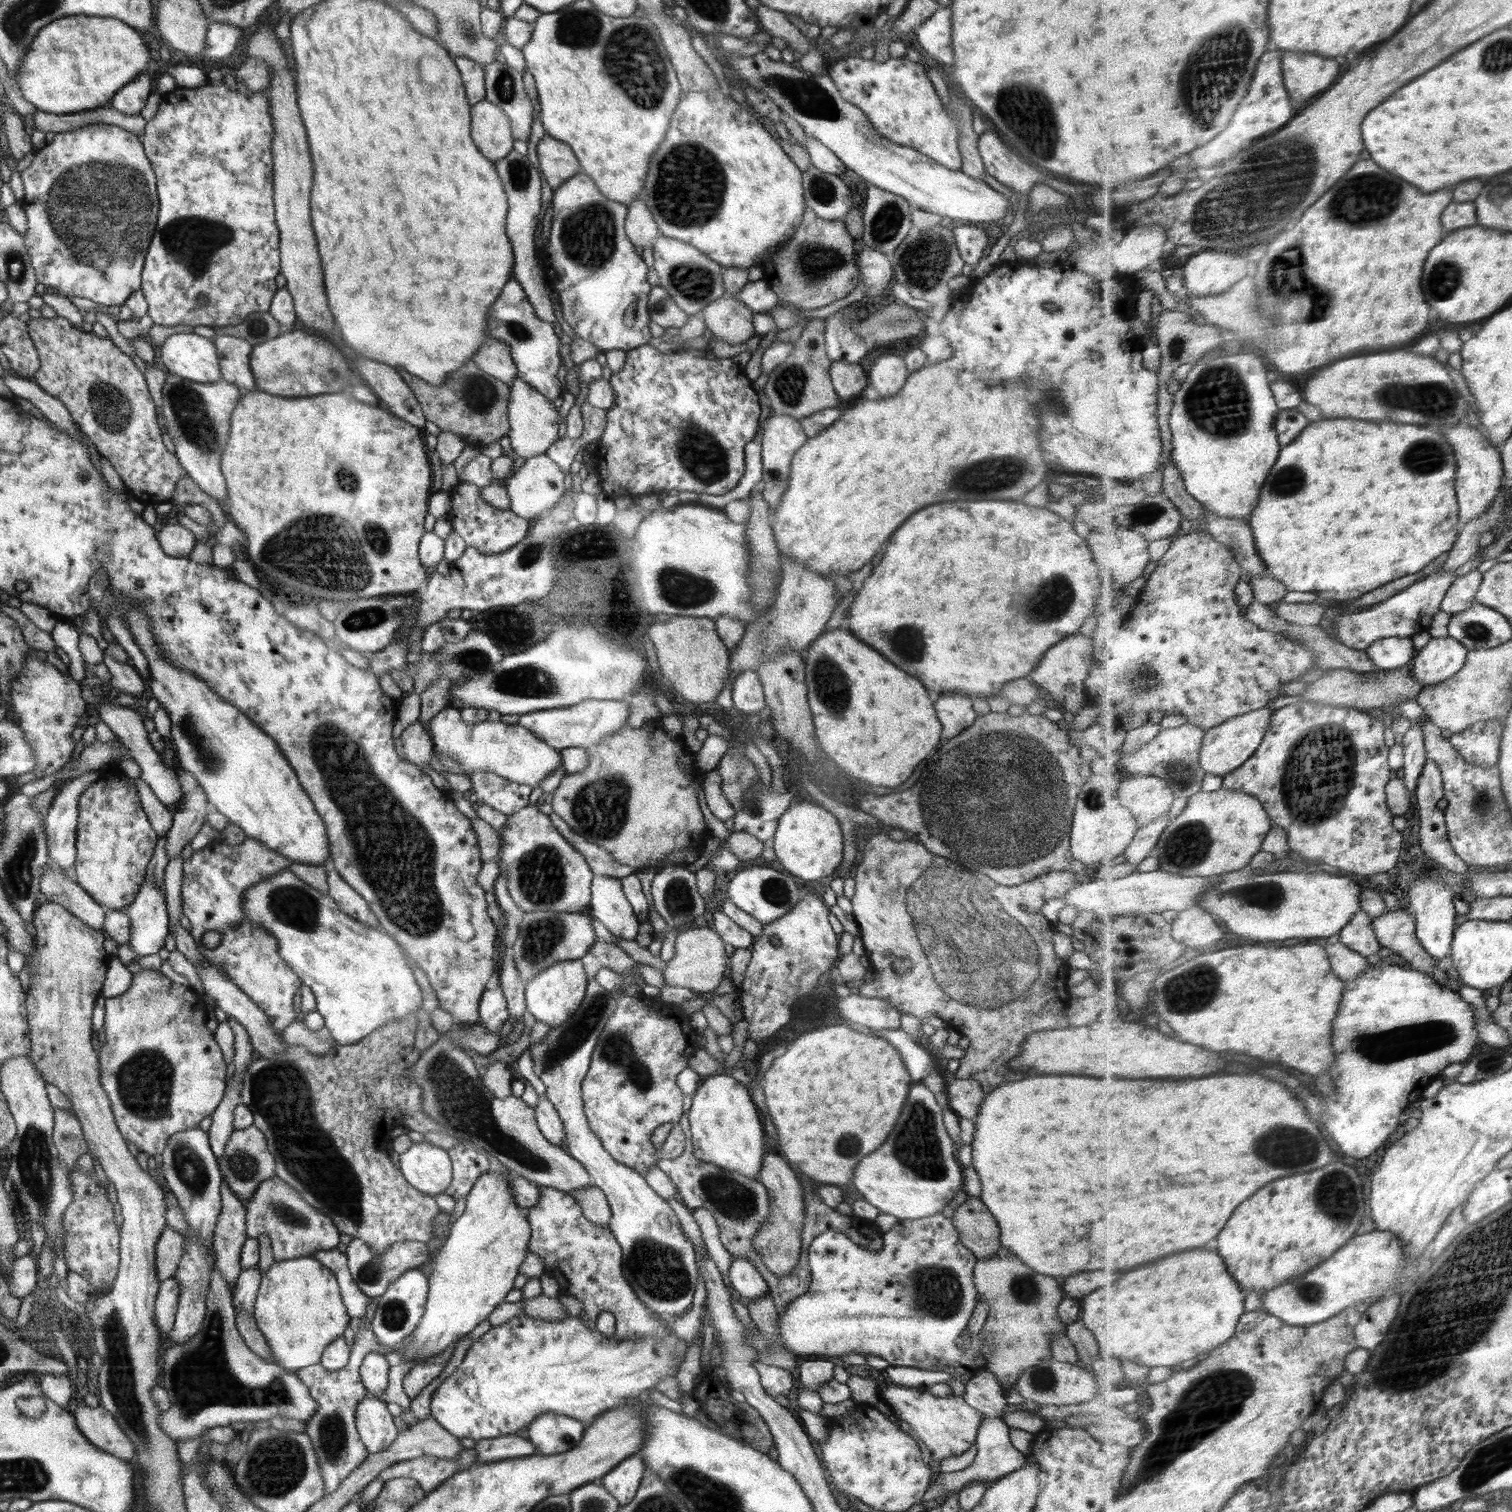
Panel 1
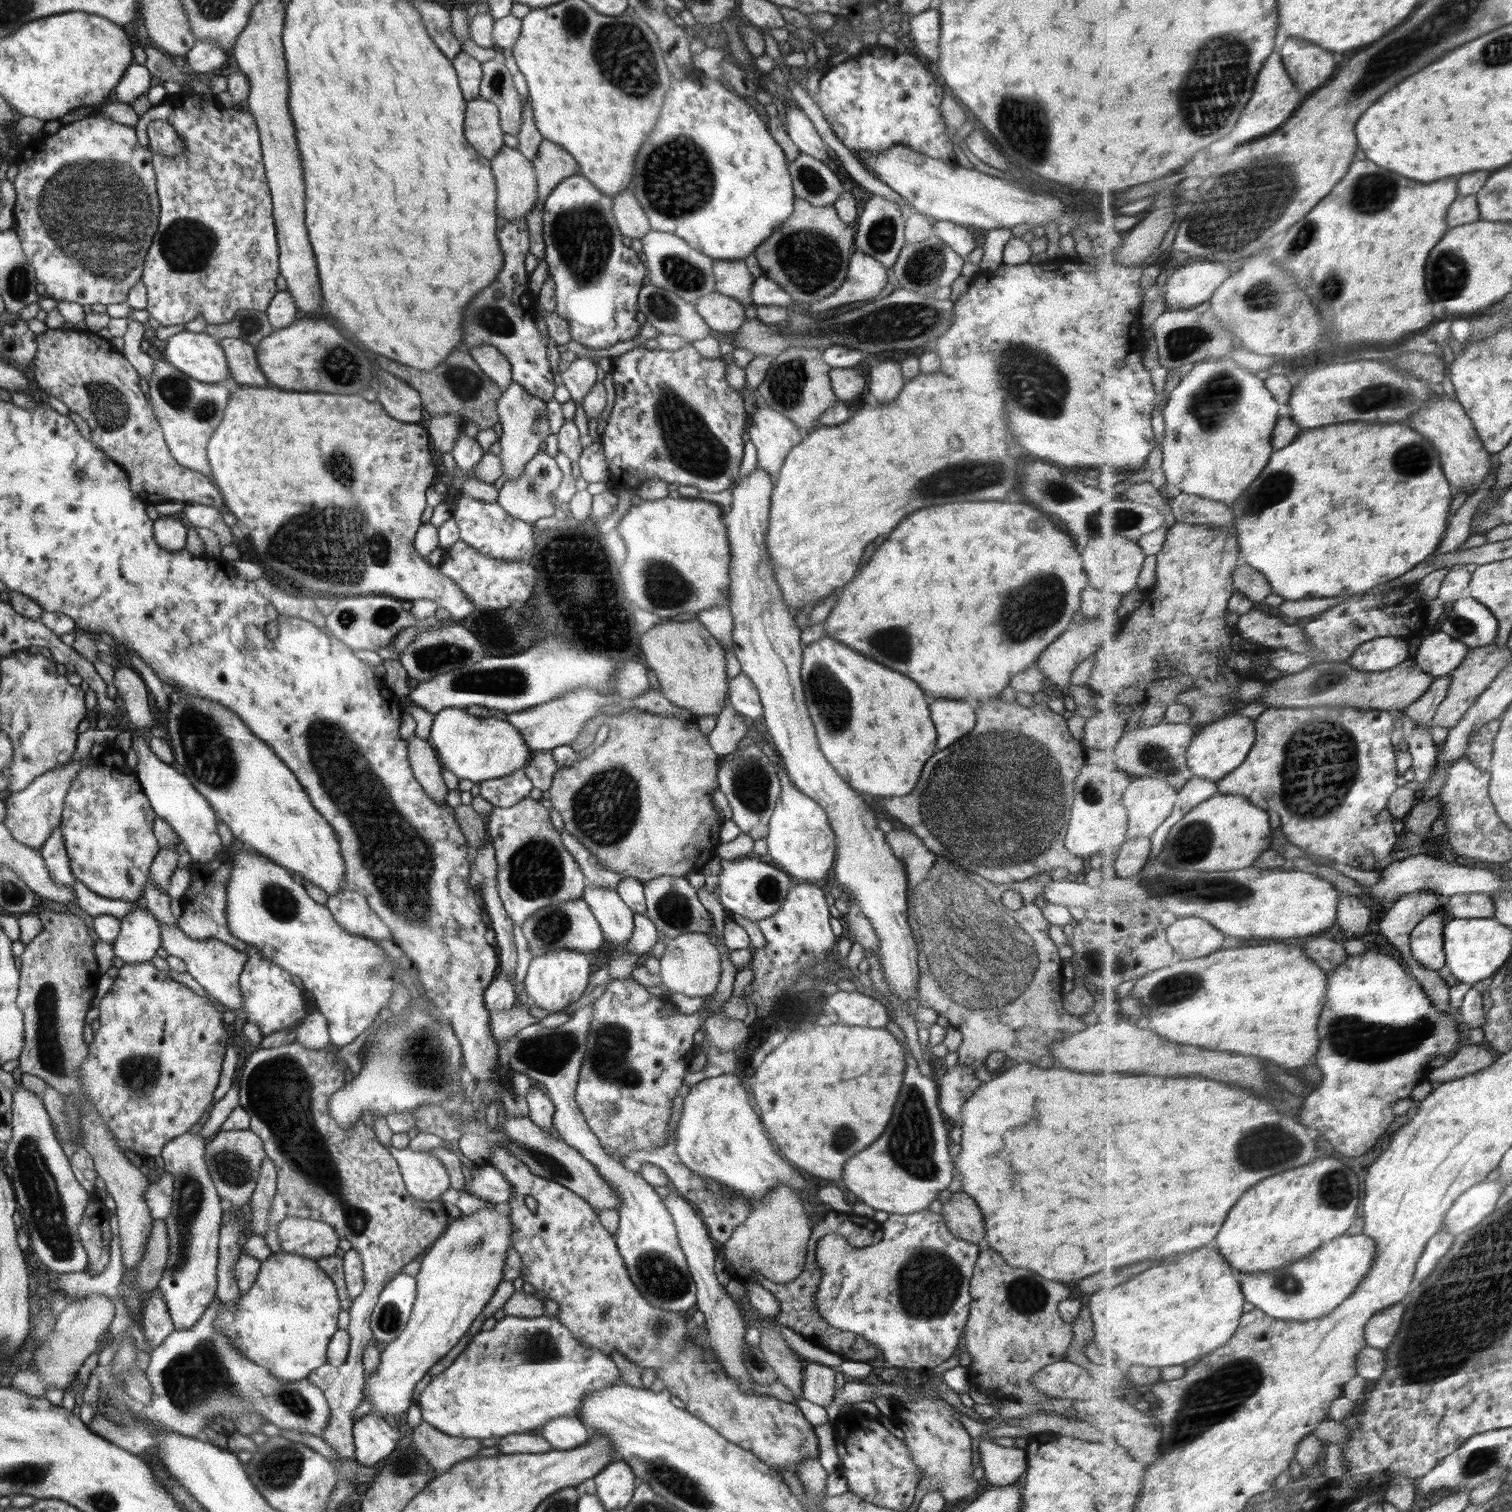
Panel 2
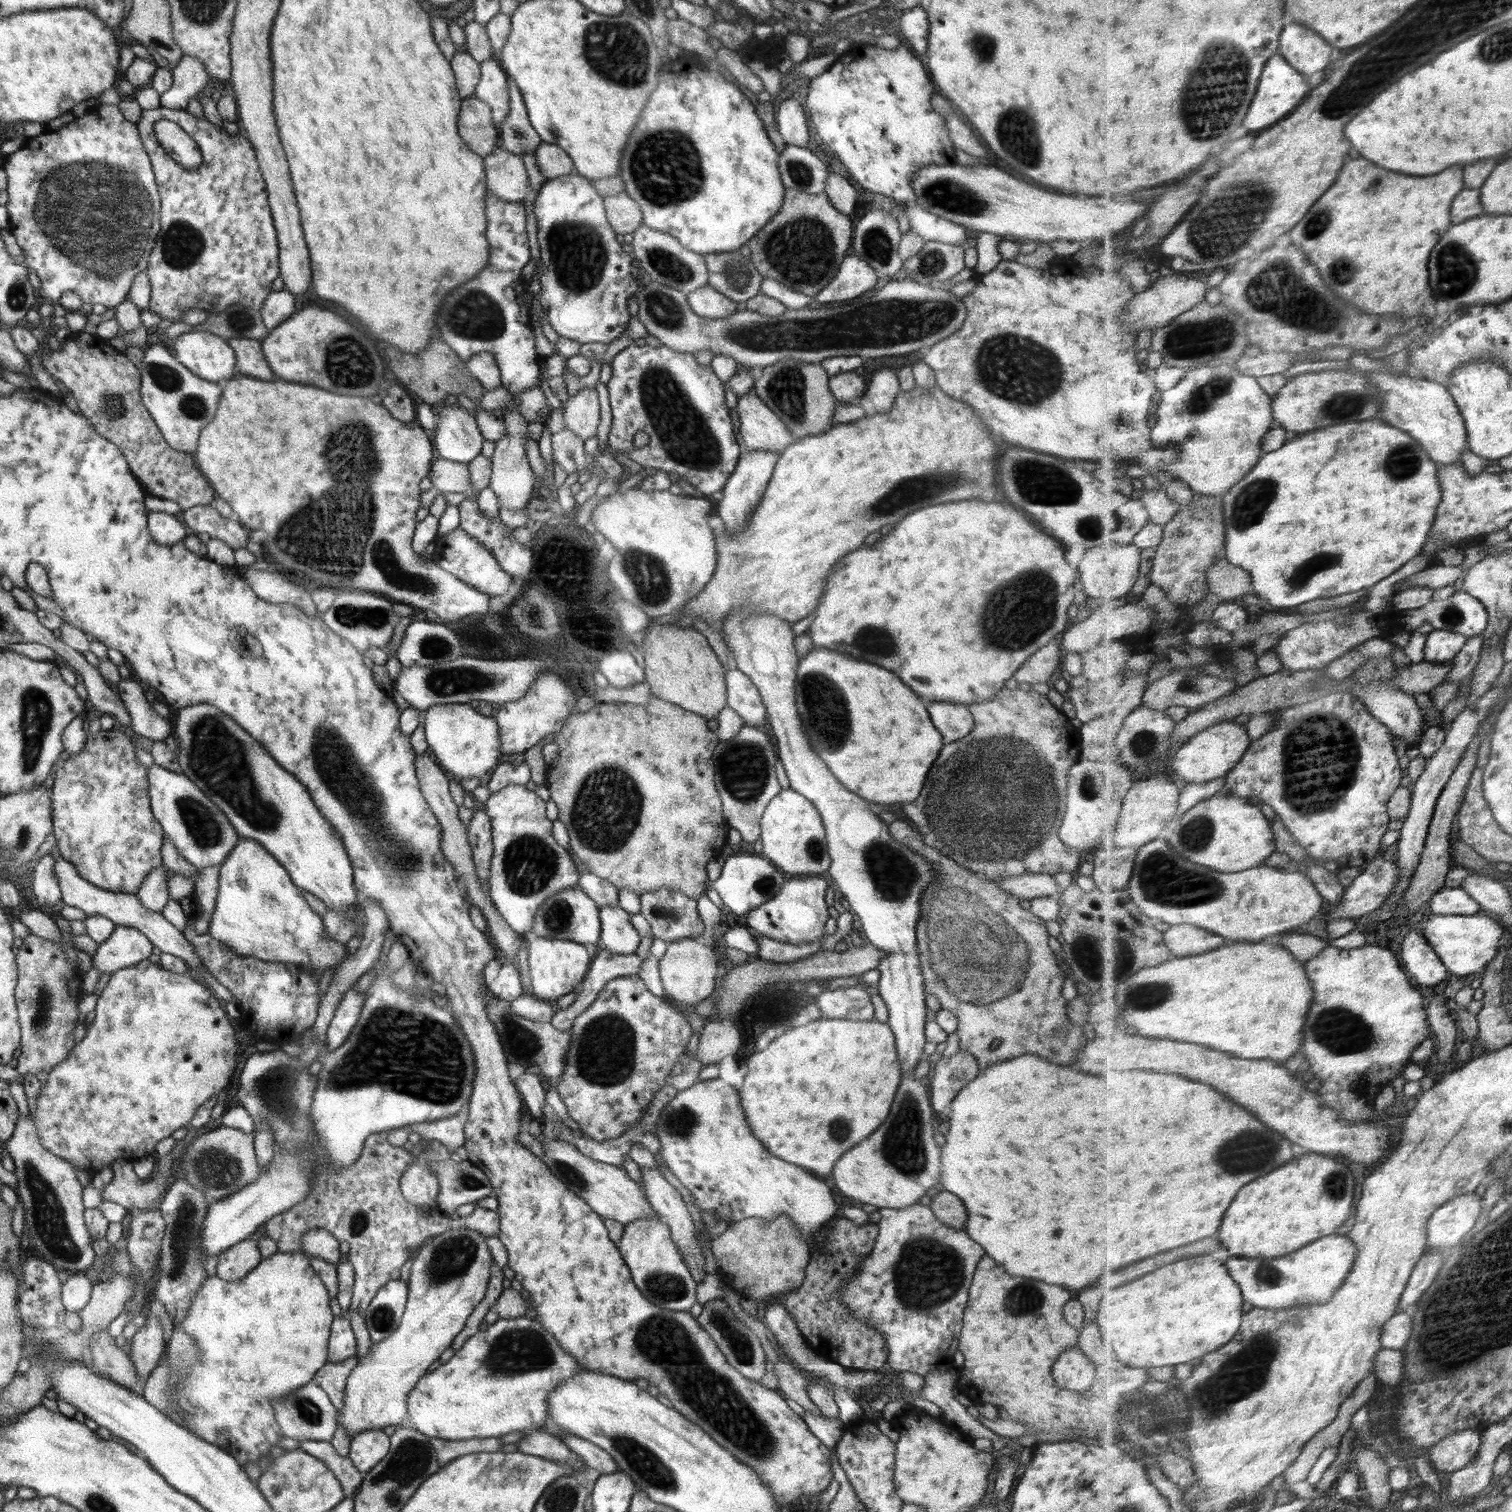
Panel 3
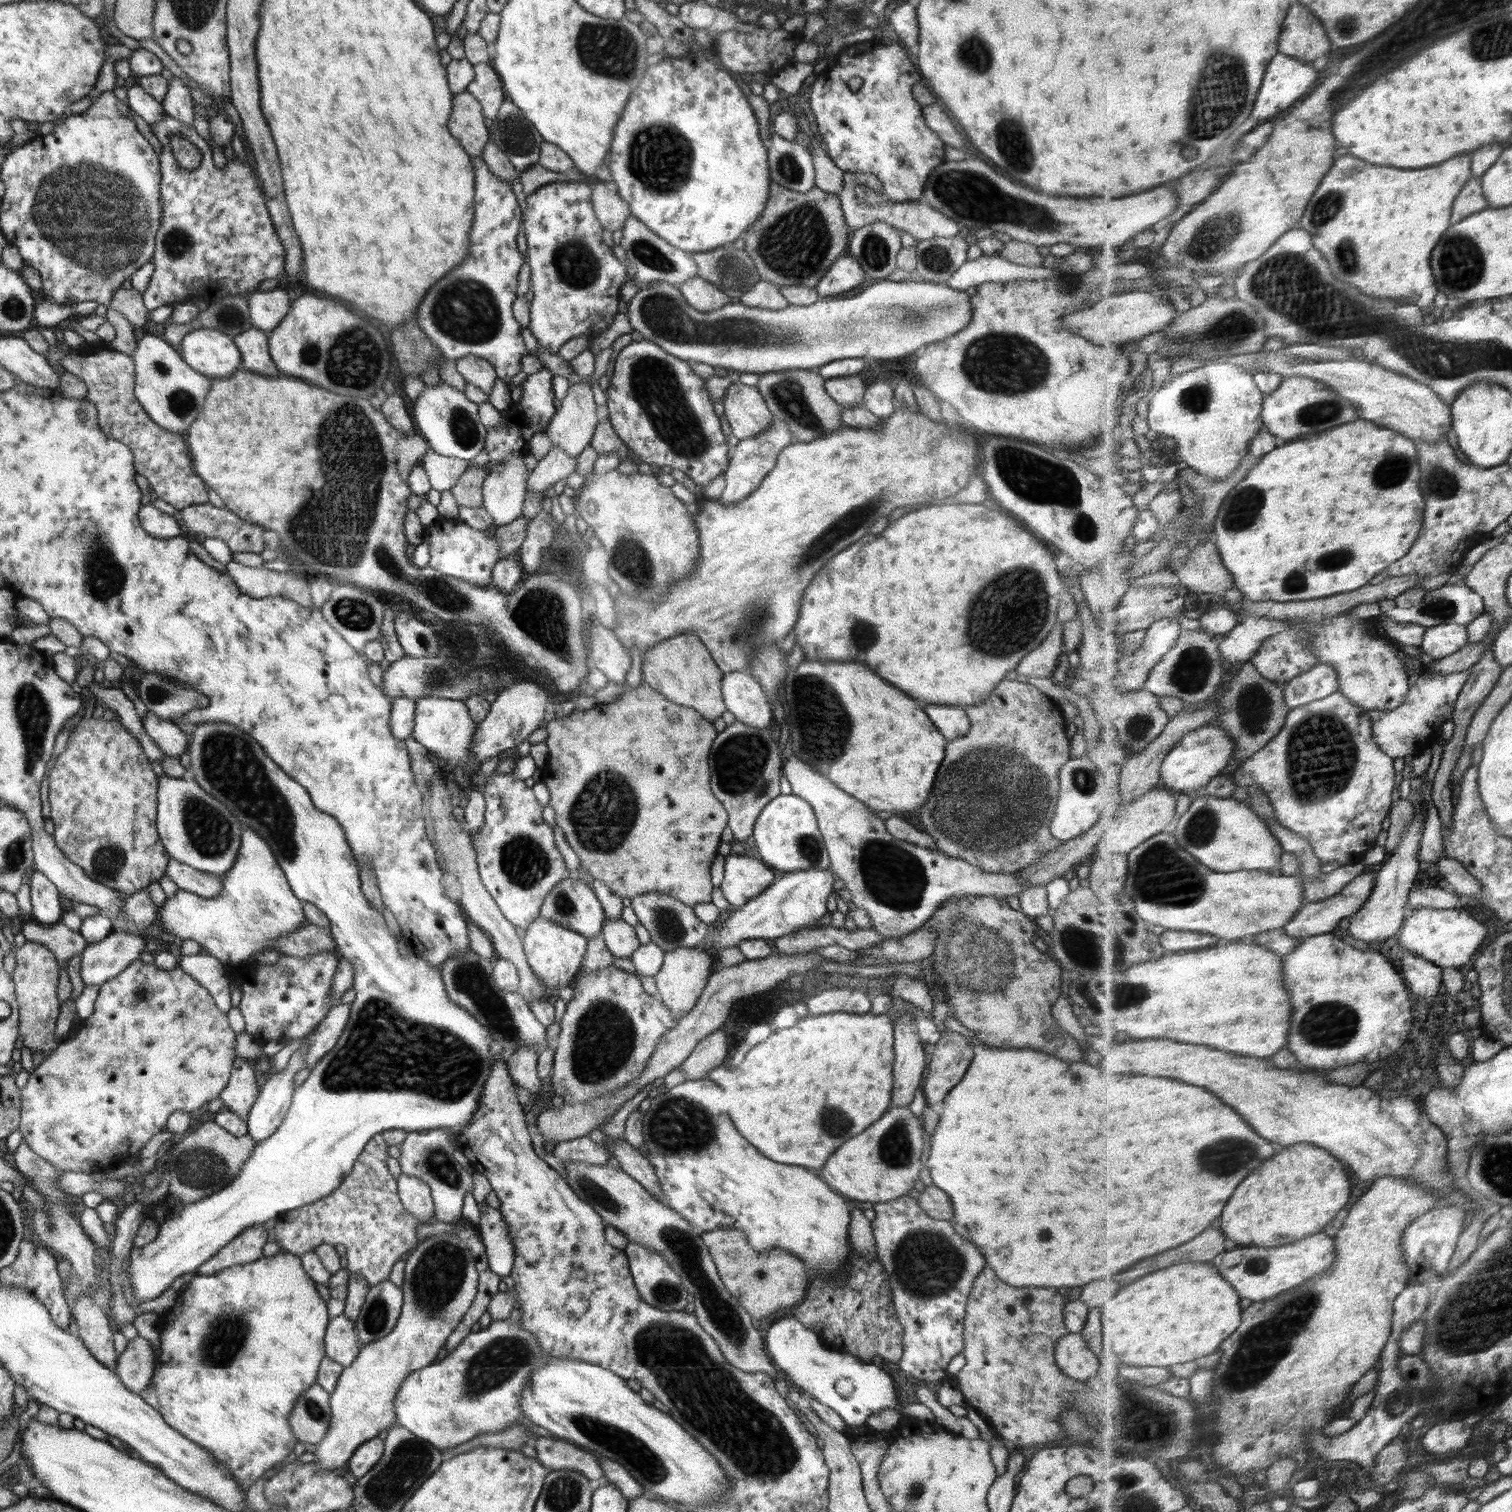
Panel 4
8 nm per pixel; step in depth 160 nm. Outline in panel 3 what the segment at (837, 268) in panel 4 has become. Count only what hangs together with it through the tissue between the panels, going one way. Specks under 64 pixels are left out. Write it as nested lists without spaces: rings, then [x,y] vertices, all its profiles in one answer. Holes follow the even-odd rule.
[[[852,253],[840,263],[836,276],[815,296],[818,302],[851,301],[878,284],[878,274],[864,259]]]

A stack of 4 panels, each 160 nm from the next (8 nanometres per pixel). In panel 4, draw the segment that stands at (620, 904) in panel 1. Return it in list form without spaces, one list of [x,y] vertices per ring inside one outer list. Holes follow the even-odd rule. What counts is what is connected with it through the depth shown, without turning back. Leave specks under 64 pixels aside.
[[[604,919],[600,934],[605,940],[607,949],[617,958],[629,956],[641,945],[635,928],[631,927],[624,919]]]

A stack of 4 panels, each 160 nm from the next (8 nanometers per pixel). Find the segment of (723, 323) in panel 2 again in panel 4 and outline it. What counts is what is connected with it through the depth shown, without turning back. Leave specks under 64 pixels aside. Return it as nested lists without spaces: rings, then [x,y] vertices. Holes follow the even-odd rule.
[[[698,275],[690,278],[678,288],[686,302],[700,312],[712,312],[731,302],[731,298],[727,294]]]

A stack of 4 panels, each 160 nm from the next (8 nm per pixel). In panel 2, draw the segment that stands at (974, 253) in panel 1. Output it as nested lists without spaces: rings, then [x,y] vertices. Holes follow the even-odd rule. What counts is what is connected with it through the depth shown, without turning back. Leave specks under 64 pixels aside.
[[[933,220],[934,232],[945,245],[948,245],[958,256],[968,260],[968,255],[976,247],[974,235],[967,226],[958,225],[946,220]]]

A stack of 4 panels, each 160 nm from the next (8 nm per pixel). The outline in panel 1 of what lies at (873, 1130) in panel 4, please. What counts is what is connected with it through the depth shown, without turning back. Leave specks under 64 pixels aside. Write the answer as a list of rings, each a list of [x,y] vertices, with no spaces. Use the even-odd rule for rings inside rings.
[[[912,1082],[908,1102],[892,1134],[854,1170],[852,1183],[881,1213],[916,1220],[942,1212],[954,1194],[963,1189],[963,1166],[954,1158],[954,1143],[942,1122],[942,1110],[923,1082]]]

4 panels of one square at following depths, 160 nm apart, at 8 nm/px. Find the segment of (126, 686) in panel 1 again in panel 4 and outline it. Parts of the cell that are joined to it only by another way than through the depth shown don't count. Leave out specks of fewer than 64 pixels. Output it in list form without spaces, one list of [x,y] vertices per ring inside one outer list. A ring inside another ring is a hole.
[[[148,711],[143,718],[143,725],[148,736],[159,746],[165,755],[179,756],[187,752],[189,736],[172,721],[164,720]]]

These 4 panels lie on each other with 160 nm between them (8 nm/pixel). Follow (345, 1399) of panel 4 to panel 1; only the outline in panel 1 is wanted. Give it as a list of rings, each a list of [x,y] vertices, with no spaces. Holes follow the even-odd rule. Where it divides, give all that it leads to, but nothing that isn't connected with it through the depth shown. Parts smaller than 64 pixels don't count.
[[[500,1172],[482,1174],[467,1194],[464,1213],[452,1219],[447,1237],[436,1257],[430,1257],[432,1273],[428,1279],[425,1311],[406,1347],[395,1348],[389,1364],[406,1362],[416,1366],[443,1352],[452,1342],[460,1341],[489,1314],[513,1289],[520,1264],[529,1250],[531,1226],[525,1210],[516,1204],[506,1176]]]

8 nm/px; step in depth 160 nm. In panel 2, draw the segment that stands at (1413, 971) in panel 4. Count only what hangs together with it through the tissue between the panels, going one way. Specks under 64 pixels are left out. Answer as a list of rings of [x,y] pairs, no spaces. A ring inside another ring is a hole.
[[[1444,909],[1427,916],[1412,935],[1412,950],[1418,962],[1434,970],[1447,966],[1445,928],[1450,918]]]

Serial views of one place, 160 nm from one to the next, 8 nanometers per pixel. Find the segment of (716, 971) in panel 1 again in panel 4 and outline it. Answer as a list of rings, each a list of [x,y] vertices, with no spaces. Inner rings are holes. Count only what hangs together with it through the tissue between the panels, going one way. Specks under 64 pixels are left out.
[[[680,947],[665,953],[662,966],[654,978],[658,988],[656,995],[665,1007],[672,1011],[672,1016],[678,1020],[688,1014],[699,1002],[700,995],[707,985],[709,976],[718,966],[712,953],[703,950]]]

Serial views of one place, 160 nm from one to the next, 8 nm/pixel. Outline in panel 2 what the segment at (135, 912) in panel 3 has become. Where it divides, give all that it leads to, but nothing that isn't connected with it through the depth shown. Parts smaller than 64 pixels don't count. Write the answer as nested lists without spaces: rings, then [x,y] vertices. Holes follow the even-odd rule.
[[[75,879],[72,886],[75,894],[75,902],[84,912],[90,916],[110,915],[115,916],[121,921],[127,914],[130,914],[138,907],[144,907],[142,900],[128,902],[126,900],[110,900],[109,898],[102,898],[99,894],[92,892],[86,888],[82,882]],[[159,922],[162,948],[169,954],[180,957],[187,966],[187,970],[190,976],[206,990],[210,998],[219,1005],[223,1010],[230,1010],[236,1014],[237,1010],[244,1010],[244,999],[242,998],[240,987],[239,987],[239,976],[243,971],[243,966],[245,965],[247,954],[238,952],[233,946],[224,944],[214,938],[209,938],[208,940],[192,940],[189,936],[186,936],[184,932],[180,930],[176,924],[164,924]]]

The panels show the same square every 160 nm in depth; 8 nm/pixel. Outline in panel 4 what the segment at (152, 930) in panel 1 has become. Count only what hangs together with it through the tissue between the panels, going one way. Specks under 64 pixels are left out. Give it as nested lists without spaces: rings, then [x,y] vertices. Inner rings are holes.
[[[111,932],[100,942],[90,943],[80,955],[80,976],[85,986],[100,986],[141,958],[146,940],[128,933]]]

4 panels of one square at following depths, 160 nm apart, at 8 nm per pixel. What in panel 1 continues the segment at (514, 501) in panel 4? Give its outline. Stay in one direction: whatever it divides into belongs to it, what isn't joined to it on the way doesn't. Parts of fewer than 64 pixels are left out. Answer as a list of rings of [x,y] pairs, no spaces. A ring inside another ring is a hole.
[[[517,376],[510,385],[510,402],[507,408],[508,420],[510,423],[510,439],[513,451],[522,458],[530,458],[545,453],[558,436],[559,412],[541,392],[530,386]]]

